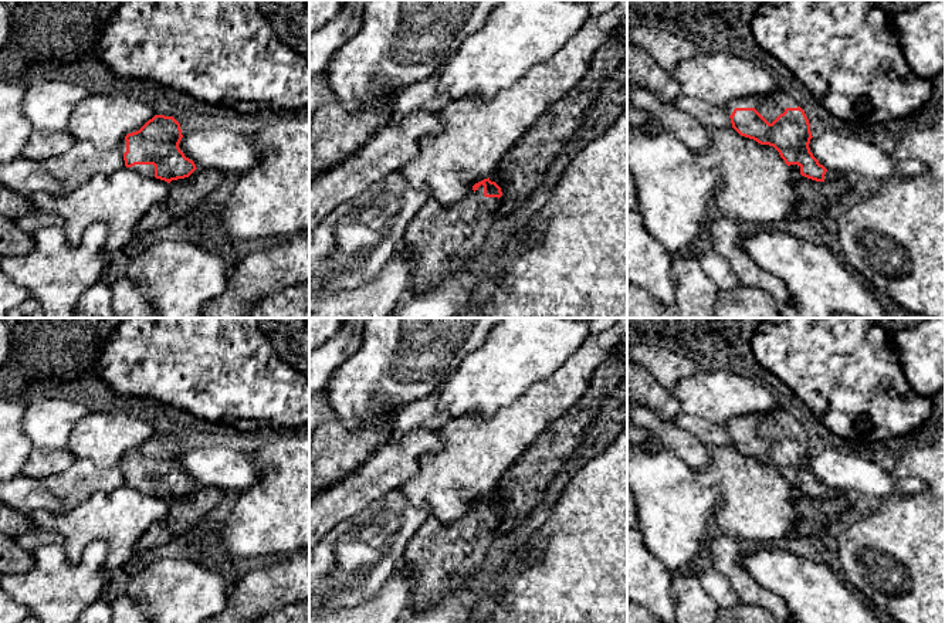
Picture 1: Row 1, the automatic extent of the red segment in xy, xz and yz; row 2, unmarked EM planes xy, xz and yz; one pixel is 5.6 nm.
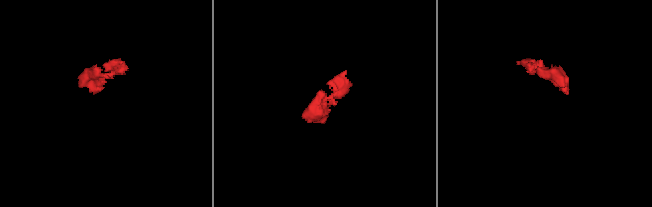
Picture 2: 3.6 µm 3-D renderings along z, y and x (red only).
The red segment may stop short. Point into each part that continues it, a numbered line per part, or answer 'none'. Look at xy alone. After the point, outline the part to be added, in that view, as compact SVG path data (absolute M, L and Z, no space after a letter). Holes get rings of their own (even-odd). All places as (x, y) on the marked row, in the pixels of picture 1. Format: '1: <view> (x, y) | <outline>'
1: xy (144, 169) | M135 165L131 169L140 175L155 177L155 166L153 165Z

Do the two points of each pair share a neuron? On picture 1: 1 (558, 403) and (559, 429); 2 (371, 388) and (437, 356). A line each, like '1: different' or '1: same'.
1: different
2: same

